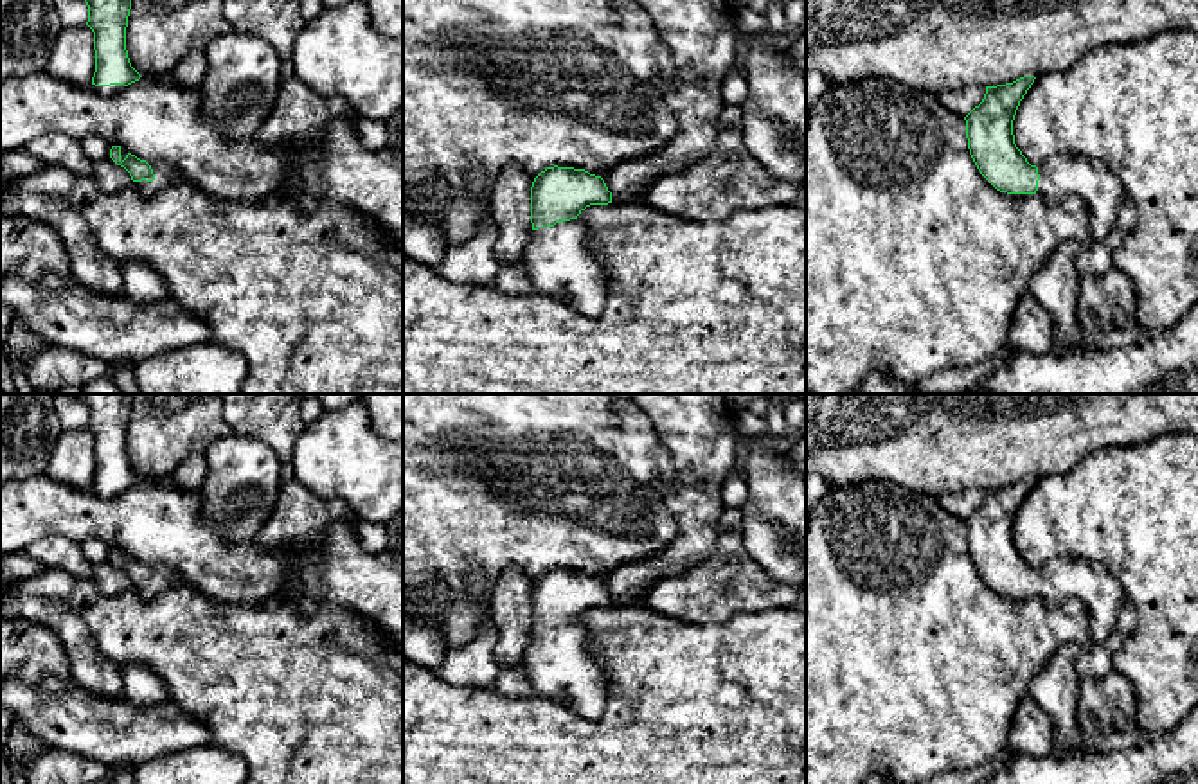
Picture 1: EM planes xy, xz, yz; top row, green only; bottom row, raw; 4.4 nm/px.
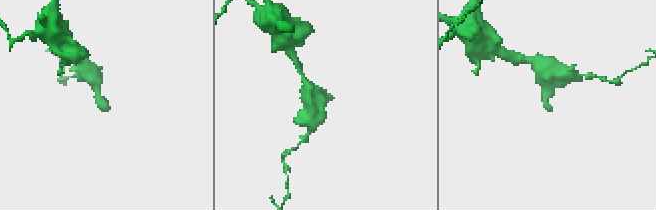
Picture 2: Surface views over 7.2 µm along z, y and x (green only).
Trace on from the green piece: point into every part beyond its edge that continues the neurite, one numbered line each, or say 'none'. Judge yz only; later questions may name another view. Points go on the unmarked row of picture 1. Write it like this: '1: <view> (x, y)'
1: yz (1103, 597)

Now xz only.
1: xz (558, 664)

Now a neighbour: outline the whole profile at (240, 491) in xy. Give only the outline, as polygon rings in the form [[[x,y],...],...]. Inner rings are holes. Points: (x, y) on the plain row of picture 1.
[[[227,435],[212,441],[205,450],[207,475],[198,489],[200,514],[207,525],[216,527],[227,545],[250,543],[273,514],[281,493],[281,462],[275,451],[264,442],[243,435]]]

